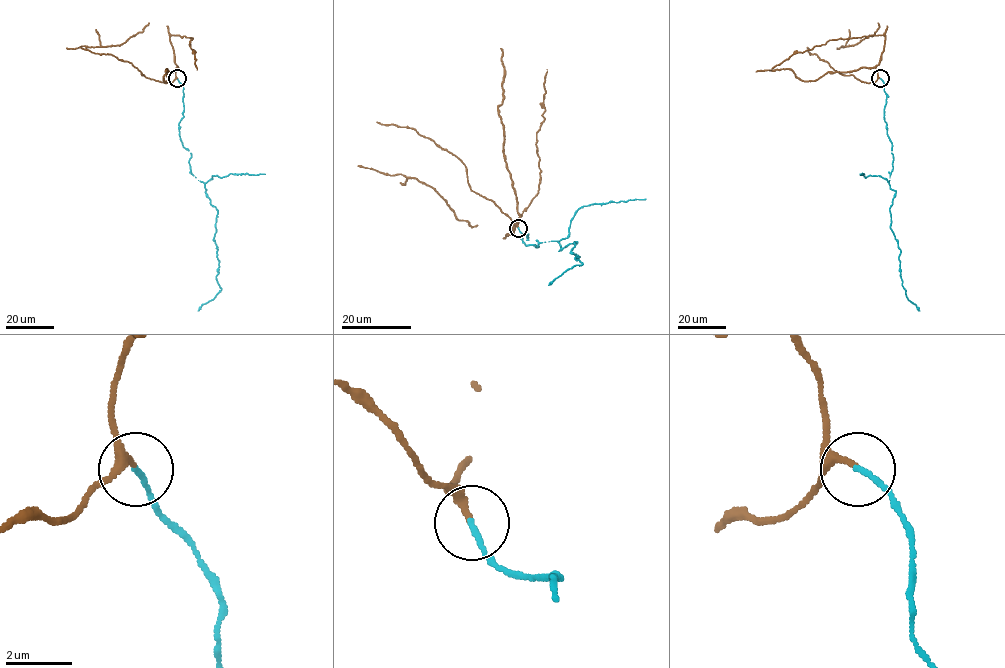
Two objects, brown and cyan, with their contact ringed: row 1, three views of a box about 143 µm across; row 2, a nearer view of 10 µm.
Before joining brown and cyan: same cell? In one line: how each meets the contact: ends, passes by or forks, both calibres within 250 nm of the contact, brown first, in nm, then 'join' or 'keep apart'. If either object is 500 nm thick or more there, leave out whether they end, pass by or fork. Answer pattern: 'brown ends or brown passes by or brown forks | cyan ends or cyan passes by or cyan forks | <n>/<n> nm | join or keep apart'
brown ends | cyan ends | 200/160 nm | join

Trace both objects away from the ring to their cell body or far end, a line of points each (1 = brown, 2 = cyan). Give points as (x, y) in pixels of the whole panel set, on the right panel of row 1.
1: (880, 78), (875, 67), (883, 50), (882, 35), (828, 40), (825, 44), (792, 54), (770, 70)
2: (880, 78), (893, 158), (889, 184), (896, 193), (890, 229), (900, 250), (902, 285), (919, 311)

